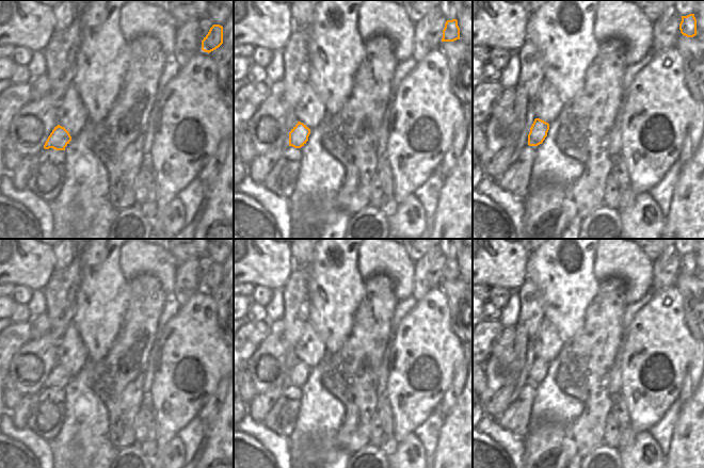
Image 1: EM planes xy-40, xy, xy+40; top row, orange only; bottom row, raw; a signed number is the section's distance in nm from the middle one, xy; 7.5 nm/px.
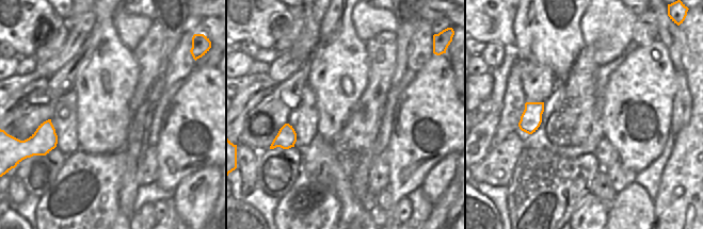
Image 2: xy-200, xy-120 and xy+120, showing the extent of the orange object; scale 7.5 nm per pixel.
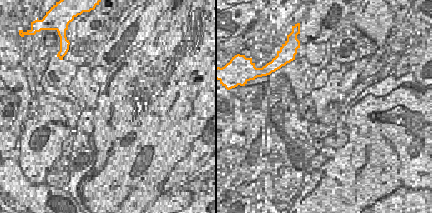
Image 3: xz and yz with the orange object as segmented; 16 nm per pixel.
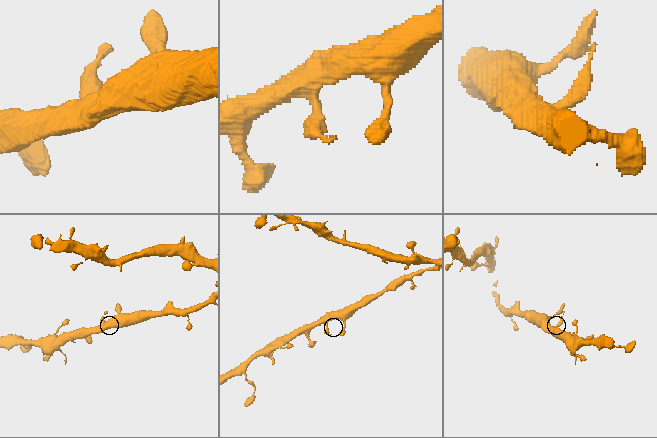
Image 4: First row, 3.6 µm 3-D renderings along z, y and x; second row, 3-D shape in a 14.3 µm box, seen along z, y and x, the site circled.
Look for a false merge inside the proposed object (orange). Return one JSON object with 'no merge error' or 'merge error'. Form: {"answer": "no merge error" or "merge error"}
{"answer": "no merge error"}

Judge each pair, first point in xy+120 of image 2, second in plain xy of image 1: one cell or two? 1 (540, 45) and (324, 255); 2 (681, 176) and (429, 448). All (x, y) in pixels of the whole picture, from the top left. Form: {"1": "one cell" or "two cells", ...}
{"1": "one cell", "2": "two cells"}

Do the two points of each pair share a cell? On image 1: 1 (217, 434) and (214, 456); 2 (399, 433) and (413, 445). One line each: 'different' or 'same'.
1: same
2: different

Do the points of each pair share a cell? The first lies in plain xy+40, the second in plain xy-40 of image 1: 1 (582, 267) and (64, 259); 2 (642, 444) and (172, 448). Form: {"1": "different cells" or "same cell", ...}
{"1": "different cells", "2": "same cell"}

